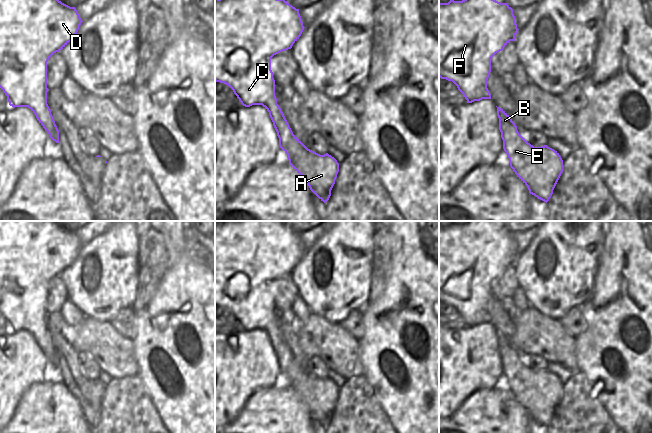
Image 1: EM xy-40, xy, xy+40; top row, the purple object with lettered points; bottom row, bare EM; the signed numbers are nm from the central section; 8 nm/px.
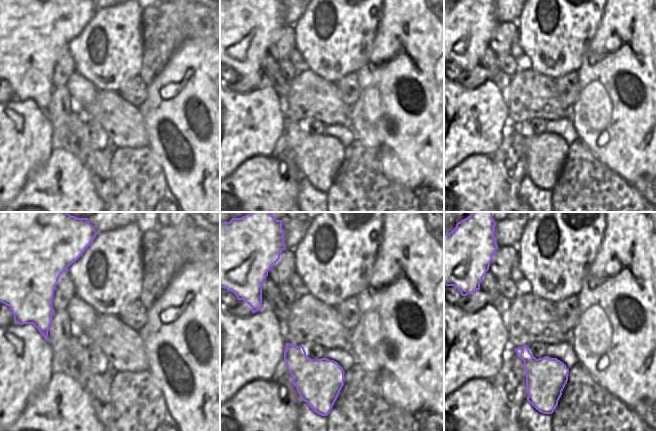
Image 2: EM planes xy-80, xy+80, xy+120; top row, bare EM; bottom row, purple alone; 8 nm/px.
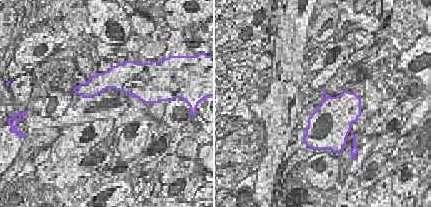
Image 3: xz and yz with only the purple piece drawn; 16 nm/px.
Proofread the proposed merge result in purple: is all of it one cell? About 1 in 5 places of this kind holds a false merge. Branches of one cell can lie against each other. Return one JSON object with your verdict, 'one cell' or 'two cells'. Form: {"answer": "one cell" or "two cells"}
{"answer": "one cell"}

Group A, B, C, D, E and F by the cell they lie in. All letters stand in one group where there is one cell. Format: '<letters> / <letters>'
A B C D E F

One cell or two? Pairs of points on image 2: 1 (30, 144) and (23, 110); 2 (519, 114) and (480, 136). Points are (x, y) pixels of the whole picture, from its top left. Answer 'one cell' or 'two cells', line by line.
1: one cell
2: two cells

